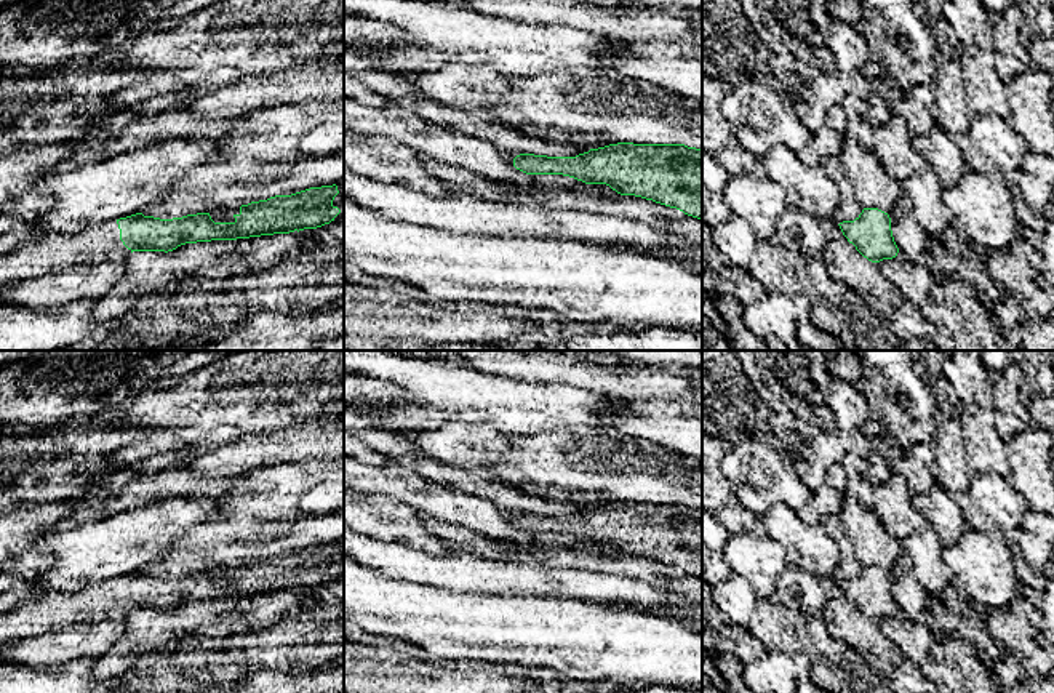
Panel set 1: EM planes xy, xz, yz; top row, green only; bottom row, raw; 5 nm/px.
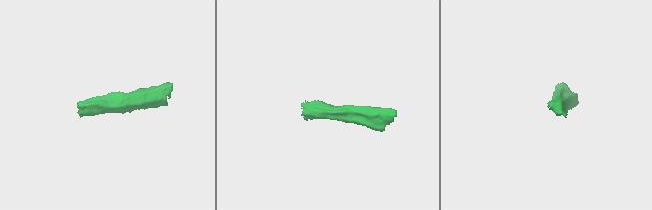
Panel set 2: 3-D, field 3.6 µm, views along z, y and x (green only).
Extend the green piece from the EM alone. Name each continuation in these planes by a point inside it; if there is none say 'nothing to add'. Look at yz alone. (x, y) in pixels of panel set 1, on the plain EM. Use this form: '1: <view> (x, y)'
nothing to add

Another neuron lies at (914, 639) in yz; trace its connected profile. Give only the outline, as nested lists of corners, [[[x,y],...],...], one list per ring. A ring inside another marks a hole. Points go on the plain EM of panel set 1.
[[[892,616],[878,621],[883,634],[896,645],[904,656],[921,664],[939,637],[910,616]]]

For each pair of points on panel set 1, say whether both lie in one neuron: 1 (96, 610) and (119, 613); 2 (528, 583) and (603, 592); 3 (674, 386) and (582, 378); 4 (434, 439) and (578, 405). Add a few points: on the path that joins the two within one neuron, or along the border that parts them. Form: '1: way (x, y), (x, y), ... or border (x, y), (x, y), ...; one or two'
1: way (101, 610), (114, 610); one
2: way (547, 584), (584, 586); one
3: way (651, 381), (605, 380); one
4: border (464, 423), (445, 423), (440, 426); two

